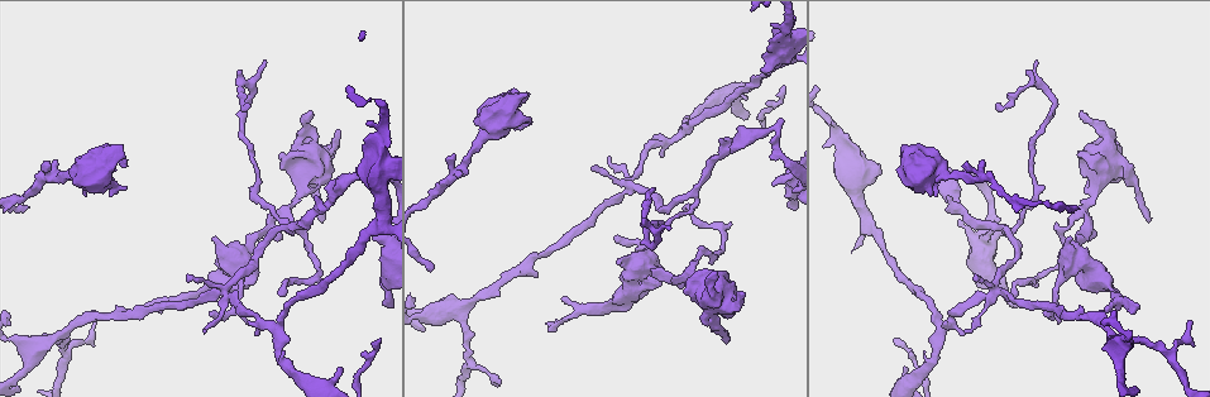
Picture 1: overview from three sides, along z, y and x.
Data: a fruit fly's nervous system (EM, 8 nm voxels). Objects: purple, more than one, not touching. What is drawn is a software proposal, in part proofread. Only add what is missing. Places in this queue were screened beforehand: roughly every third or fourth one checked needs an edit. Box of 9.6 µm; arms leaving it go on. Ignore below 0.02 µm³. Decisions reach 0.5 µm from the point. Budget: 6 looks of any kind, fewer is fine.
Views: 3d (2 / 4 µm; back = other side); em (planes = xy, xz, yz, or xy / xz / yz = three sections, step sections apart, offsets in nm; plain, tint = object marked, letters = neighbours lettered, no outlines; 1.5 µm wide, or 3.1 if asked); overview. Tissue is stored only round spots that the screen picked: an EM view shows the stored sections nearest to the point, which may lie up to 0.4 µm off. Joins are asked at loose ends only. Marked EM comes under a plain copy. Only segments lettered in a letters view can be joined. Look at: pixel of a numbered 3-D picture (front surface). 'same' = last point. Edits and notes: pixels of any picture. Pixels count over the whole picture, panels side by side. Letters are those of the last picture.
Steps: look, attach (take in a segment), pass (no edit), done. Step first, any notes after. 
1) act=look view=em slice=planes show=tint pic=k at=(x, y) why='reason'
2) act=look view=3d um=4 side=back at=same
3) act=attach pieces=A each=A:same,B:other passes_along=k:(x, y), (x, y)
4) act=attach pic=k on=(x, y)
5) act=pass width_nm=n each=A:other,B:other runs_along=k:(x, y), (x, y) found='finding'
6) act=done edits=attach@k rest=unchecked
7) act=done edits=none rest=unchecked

act=look view=em slice=xz step=8 show=tint pic=1 at=(1080, 209) why='branch stops here'

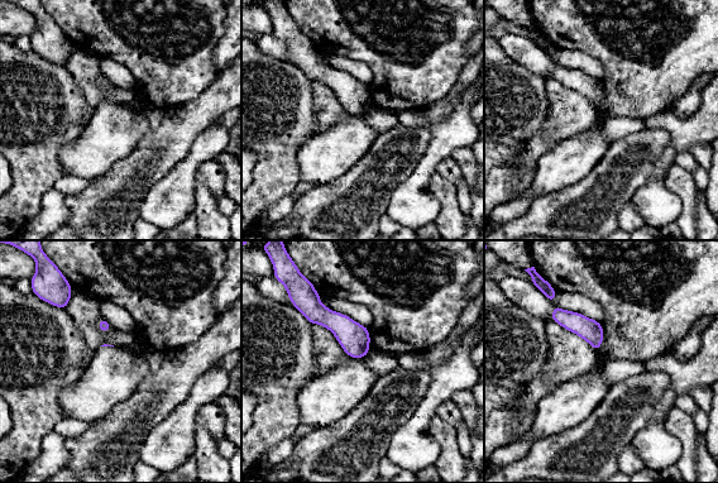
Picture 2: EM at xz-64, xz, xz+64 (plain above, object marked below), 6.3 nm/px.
act=look view=em slice=planes show=letters at=same

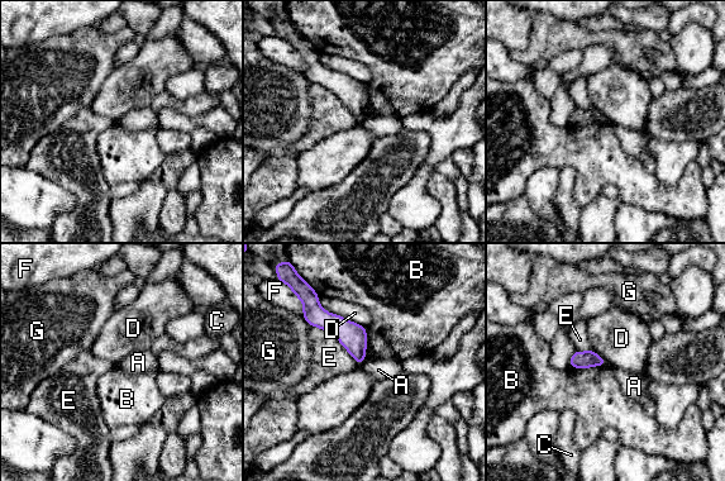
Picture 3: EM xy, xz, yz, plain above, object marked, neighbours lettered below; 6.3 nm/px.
act=pass longest_contact=E:400nm each=A:other,B:other,C:other,D:other,E:other,F:other,G:other border=3:(366, 360), (361, 363) found='none of them fits'

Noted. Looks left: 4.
act=look view=3d um=2 pic=1 at=(715, 272) why='free end'

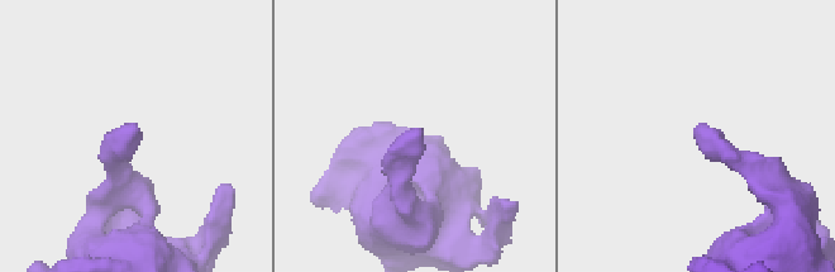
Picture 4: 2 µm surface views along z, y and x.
act=look view=em slice=planes show=tint pic=4 at=(132, 125) why='now the EM'

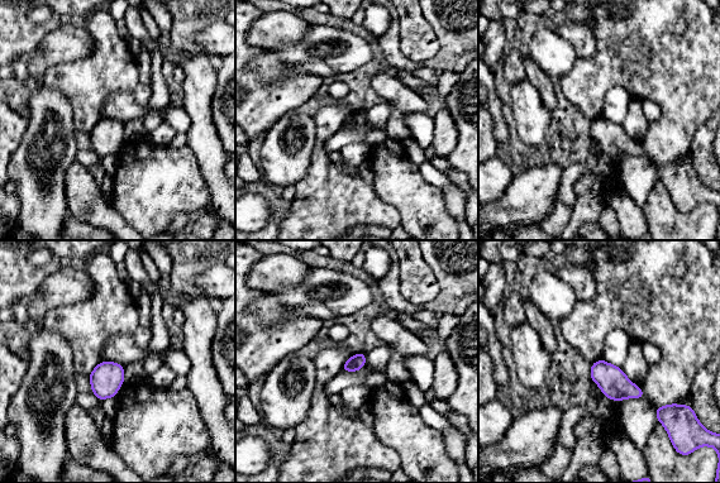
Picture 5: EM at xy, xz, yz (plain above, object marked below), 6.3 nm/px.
act=look view=em slice=planes show=letters at=same

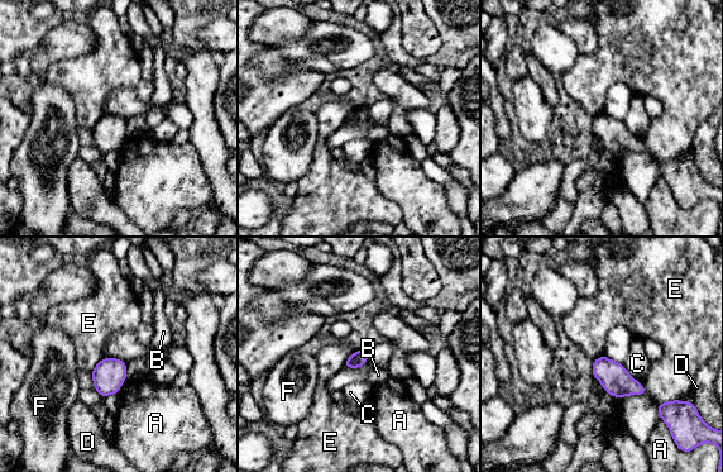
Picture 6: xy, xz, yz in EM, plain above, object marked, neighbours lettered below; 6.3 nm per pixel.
act=pass each=A:other,B:other,C:other,D:other,E:other,F:other found='no lettered segment goes on from it'

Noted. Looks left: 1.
act=done edits=none rest=unchecked

